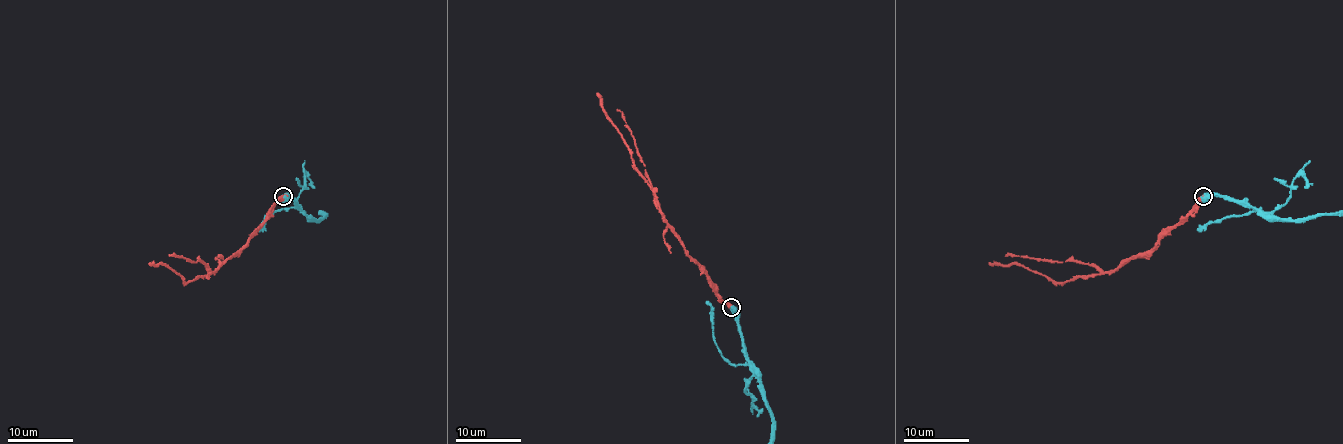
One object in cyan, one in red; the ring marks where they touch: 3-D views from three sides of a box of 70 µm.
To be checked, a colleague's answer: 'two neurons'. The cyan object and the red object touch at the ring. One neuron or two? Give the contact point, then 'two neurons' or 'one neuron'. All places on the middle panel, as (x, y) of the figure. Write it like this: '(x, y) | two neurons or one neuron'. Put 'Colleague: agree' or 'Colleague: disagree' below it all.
(731, 307) | one neuron
Colleague: disagree

